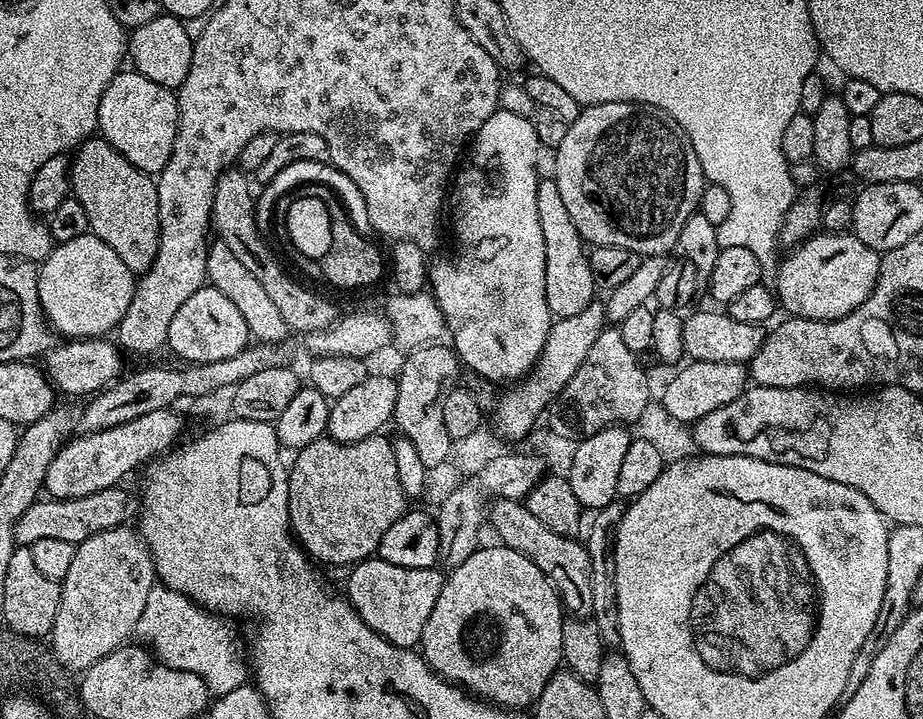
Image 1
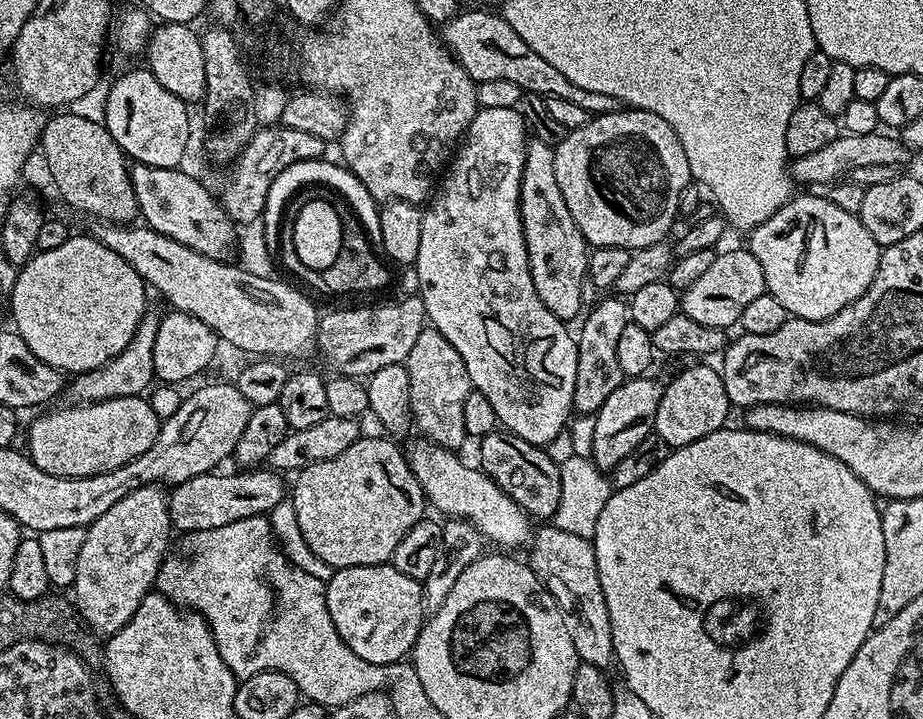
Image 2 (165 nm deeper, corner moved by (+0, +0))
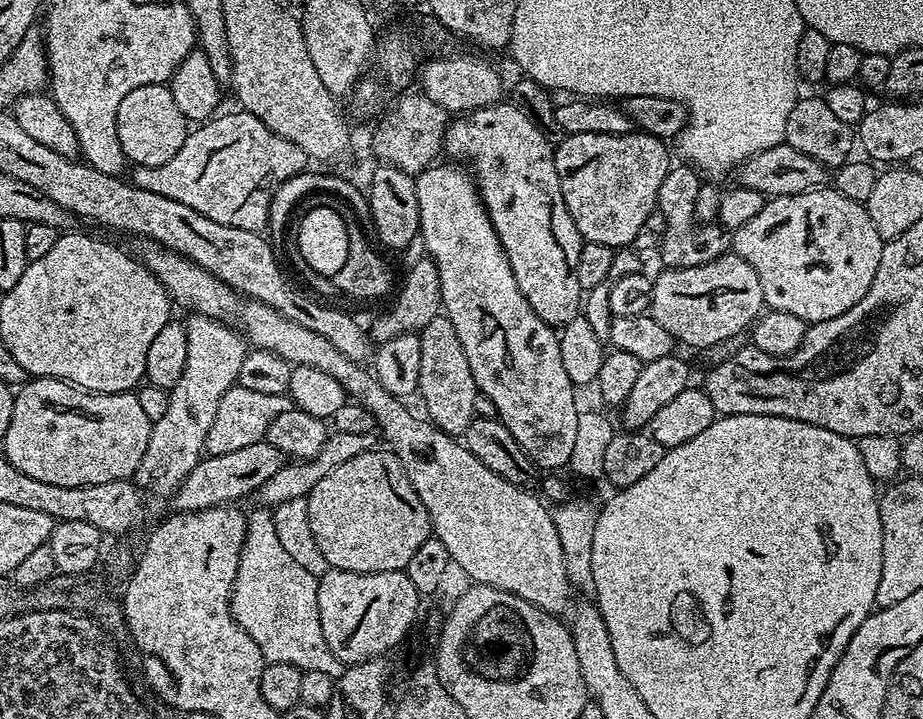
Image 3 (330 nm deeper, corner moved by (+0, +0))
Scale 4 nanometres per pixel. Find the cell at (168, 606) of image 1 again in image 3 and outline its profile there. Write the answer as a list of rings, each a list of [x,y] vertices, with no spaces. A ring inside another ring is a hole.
[[[256,506],[253,512],[247,513],[248,536],[244,539],[238,574],[232,587],[232,617],[242,626],[242,630],[246,630],[246,634],[250,634],[250,638],[254,638],[254,642],[258,642],[258,650],[262,650],[267,663],[289,664],[308,674],[325,672],[329,678],[340,676],[346,665],[332,653],[330,646],[326,646],[322,618],[318,618],[319,579],[290,558],[278,538],[272,516],[273,509],[263,506]]]

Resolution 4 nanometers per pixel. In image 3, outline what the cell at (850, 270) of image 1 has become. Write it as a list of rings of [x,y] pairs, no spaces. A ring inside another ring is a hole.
[[[825,186],[793,196],[771,197],[762,206],[762,210],[758,210],[758,215],[755,218],[750,218],[750,222],[746,222],[746,226],[738,226],[734,229],[731,251],[742,257],[752,267],[754,274],[758,274],[764,303],[771,311],[795,314],[797,318],[802,318],[809,325],[813,325],[830,318],[838,318],[838,314],[846,314],[846,310],[850,310],[850,306],[854,306],[854,302],[862,302],[862,294],[866,294],[866,290],[870,290],[870,282],[874,282],[874,274],[878,274],[878,262],[882,262],[882,250],[885,243],[886,241],[878,234],[878,230],[874,230],[874,222],[870,222],[870,214],[865,205],[846,198],[846,194],[838,194],[838,190],[834,187]]]

